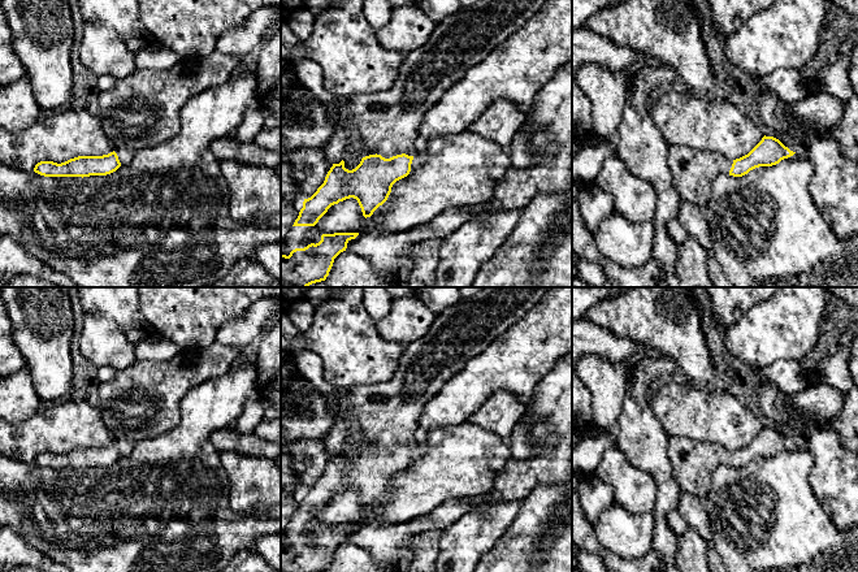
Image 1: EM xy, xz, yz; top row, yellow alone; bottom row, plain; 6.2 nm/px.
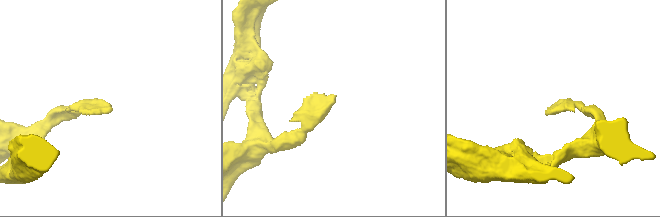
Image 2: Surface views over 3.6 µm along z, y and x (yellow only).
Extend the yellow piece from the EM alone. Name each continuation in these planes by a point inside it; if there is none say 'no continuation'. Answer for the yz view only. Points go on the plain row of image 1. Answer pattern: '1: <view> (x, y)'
1: yz (693, 462)

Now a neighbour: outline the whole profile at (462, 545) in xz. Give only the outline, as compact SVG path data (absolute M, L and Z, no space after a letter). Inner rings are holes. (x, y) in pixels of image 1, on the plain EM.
M521 500L485 504L467 512L451 526L446 528L439 538L439 552L434 572L474 572L480 559L494 547L499 537L510 526L520 506Z

